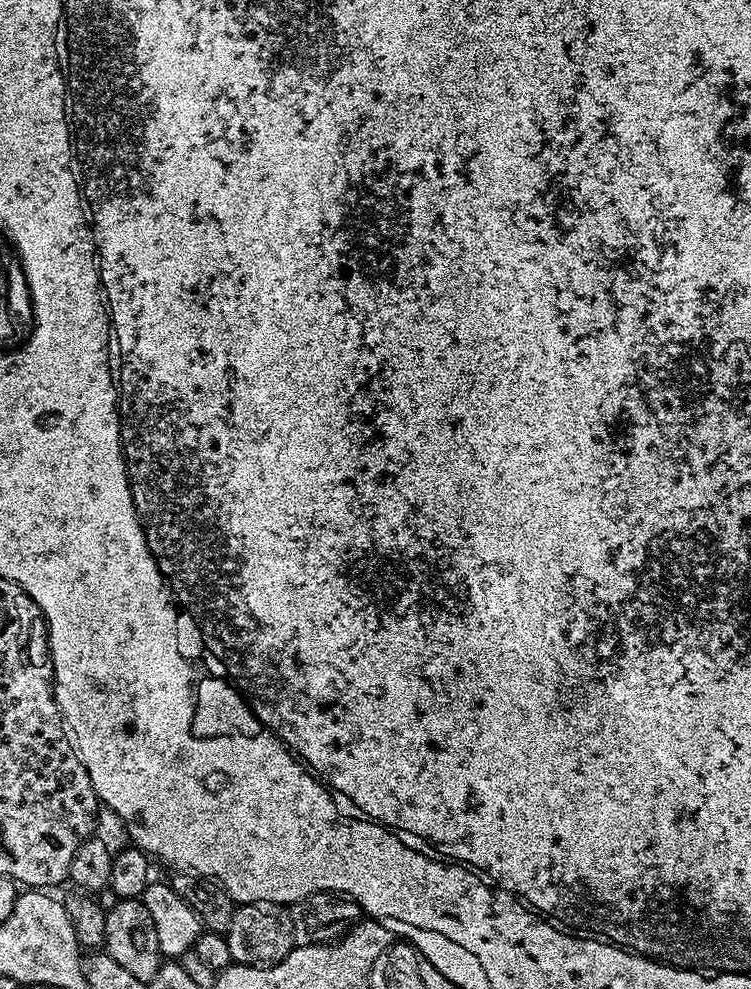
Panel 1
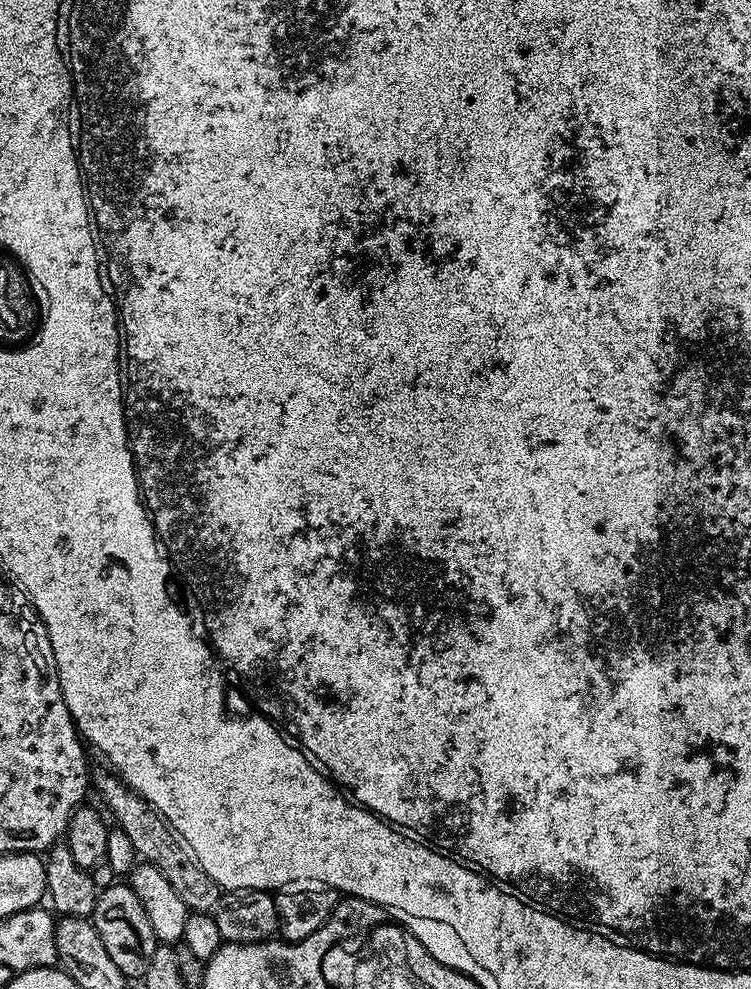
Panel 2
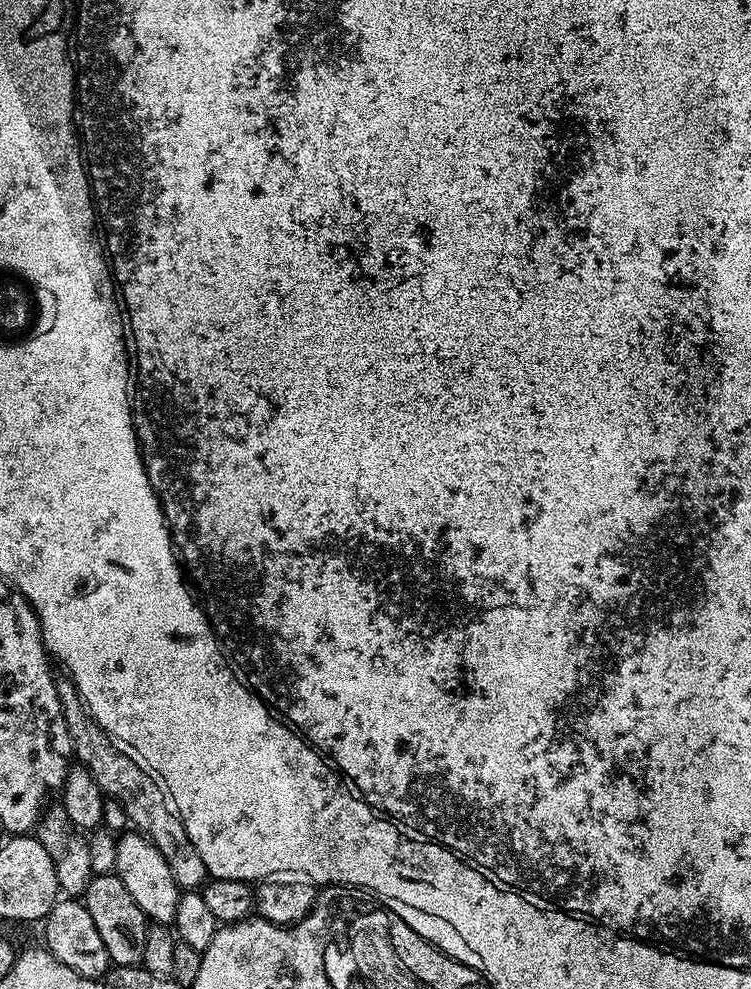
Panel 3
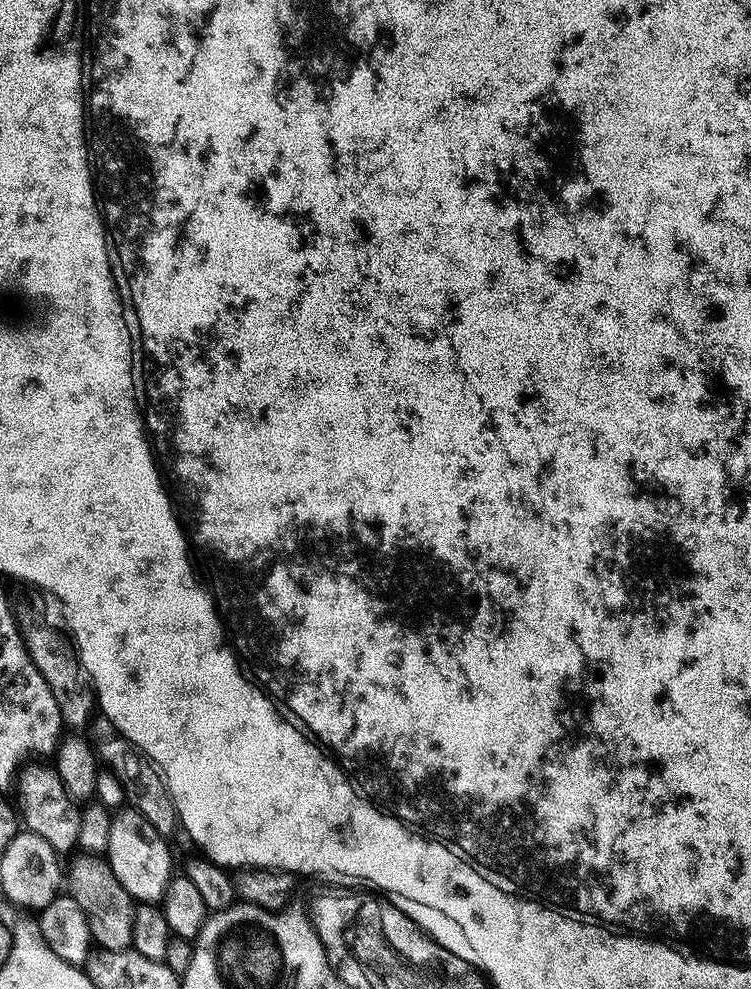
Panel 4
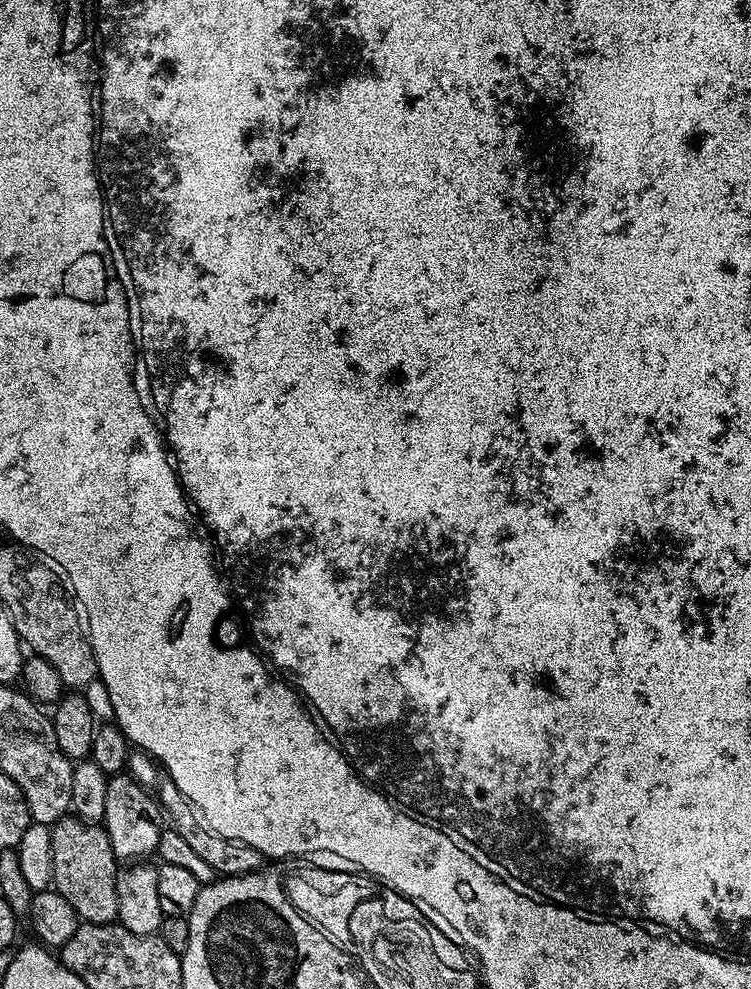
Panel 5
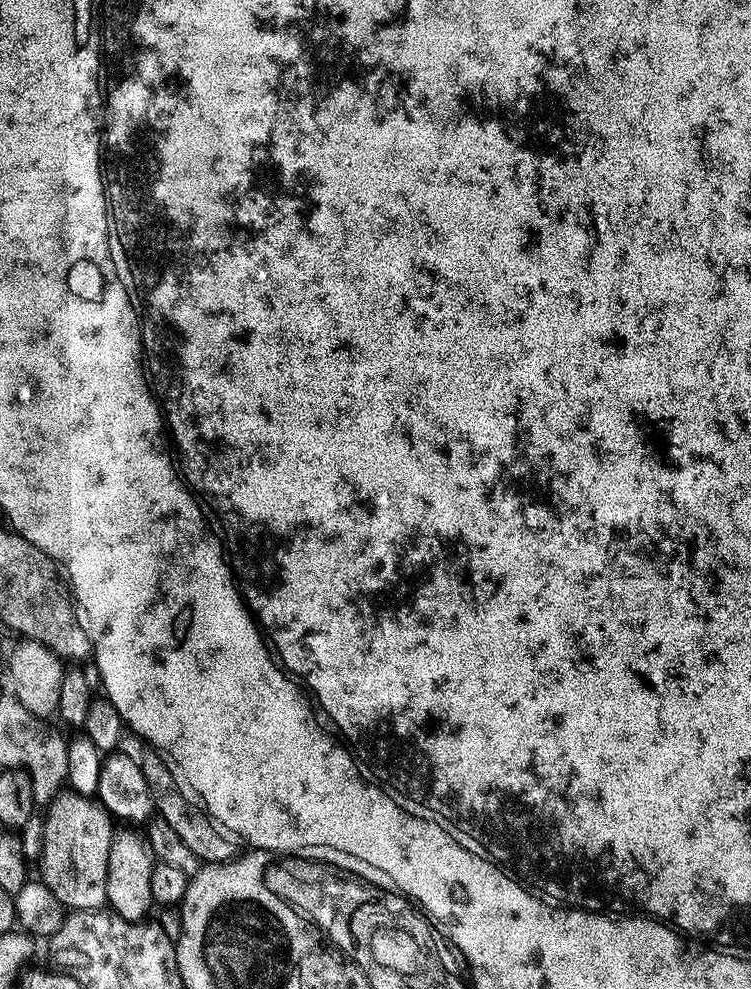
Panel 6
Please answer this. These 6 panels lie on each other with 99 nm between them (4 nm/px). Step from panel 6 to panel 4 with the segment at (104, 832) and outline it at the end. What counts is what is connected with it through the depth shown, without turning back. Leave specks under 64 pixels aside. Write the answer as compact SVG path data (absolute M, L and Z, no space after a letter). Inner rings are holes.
M80 854L66 868L66 894L84 912L88 929L92 931L93 941L101 949L110 952L121 952L123 948L132 948L132 917L134 901L128 891L114 878L107 859L96 854Z

